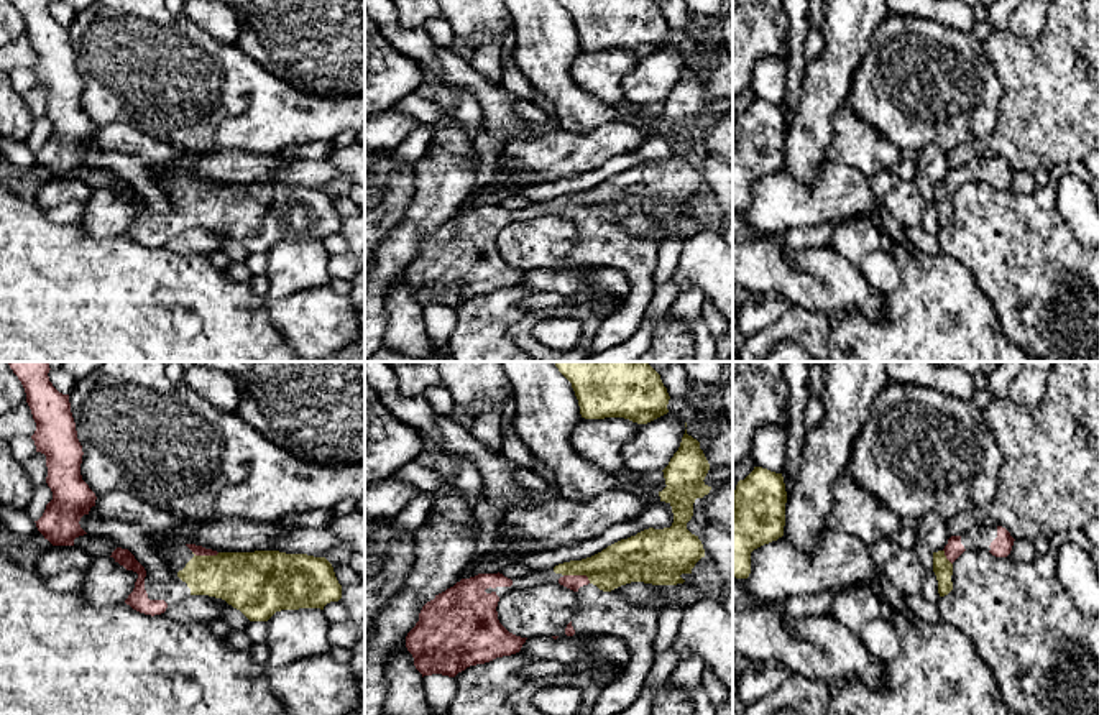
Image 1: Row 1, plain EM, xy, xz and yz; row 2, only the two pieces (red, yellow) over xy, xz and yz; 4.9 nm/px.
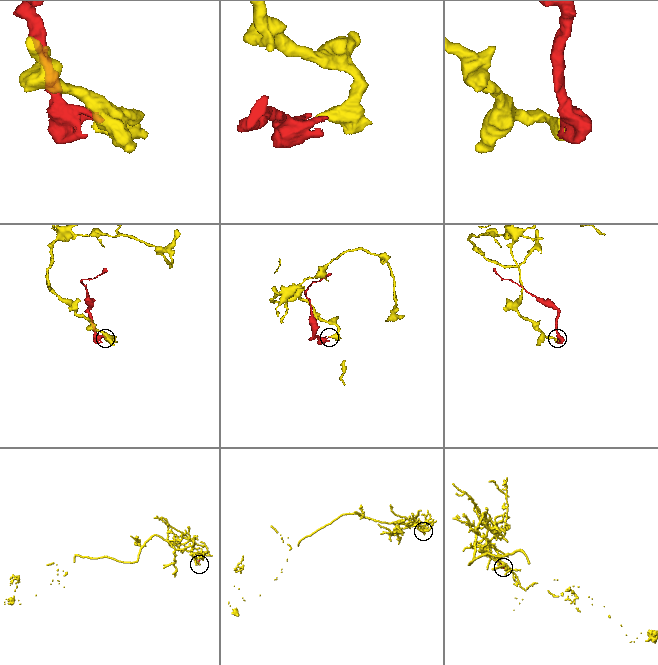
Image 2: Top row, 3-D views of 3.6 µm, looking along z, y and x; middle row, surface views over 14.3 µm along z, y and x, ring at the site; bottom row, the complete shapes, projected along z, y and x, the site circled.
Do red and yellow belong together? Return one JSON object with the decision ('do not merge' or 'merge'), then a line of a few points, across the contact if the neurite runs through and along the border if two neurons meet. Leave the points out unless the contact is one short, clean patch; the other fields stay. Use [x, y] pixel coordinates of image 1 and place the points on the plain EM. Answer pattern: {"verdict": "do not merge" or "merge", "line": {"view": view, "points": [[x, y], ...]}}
{"verdict": "merge", "line": {"view": "xz", "points": [[574, 214], [579, 207], [626, 193]]}}

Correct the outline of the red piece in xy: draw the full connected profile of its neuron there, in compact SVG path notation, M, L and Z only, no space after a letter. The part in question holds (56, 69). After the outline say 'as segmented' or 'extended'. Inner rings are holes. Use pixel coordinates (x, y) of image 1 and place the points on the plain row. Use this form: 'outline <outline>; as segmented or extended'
outline M11 0L21 13L26 35L36 54L31 67L36 84L46 87L46 115L53 131L43 148L34 153L38 163L53 178L74 178L74 171L87 166L79 153L95 138L95 125L82 112L82 77L77 71L69 26L59 25L49 13L51 0Z; as segmented

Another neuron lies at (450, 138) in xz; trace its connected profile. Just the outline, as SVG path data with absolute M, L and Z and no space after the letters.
M450 118L434 125L425 155L412 163L416 192L404 219L379 242L365 276L365 358L383 347L386 293L419 253L422 238L460 214L475 186L468 169L478 155L473 131Z

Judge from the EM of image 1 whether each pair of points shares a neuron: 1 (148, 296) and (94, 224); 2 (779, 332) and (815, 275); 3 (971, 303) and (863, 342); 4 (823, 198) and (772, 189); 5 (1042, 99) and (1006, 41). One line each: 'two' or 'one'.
1: two
2: two
3: one
4: one
5: one

